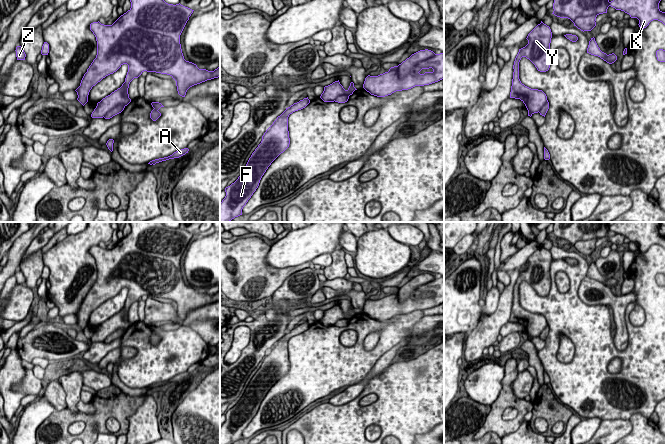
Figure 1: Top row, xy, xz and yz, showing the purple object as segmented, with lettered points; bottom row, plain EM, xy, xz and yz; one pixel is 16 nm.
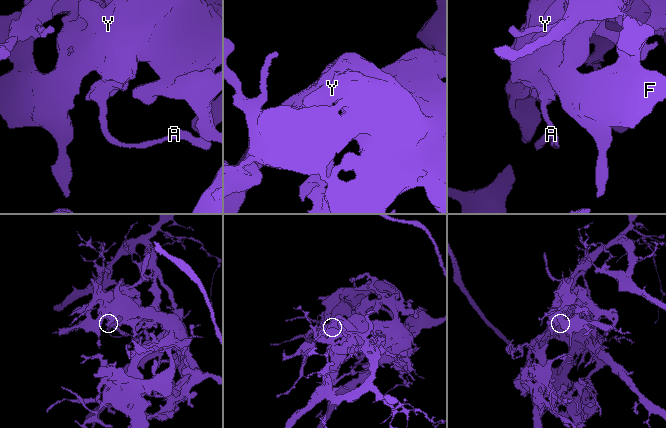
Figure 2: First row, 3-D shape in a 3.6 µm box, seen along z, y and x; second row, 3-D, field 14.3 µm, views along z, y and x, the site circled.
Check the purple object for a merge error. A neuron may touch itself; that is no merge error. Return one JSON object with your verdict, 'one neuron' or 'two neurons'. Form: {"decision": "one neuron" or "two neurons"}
{"decision": "two neurons"}

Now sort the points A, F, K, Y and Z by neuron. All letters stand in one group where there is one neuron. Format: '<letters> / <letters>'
A Z / F K Y

